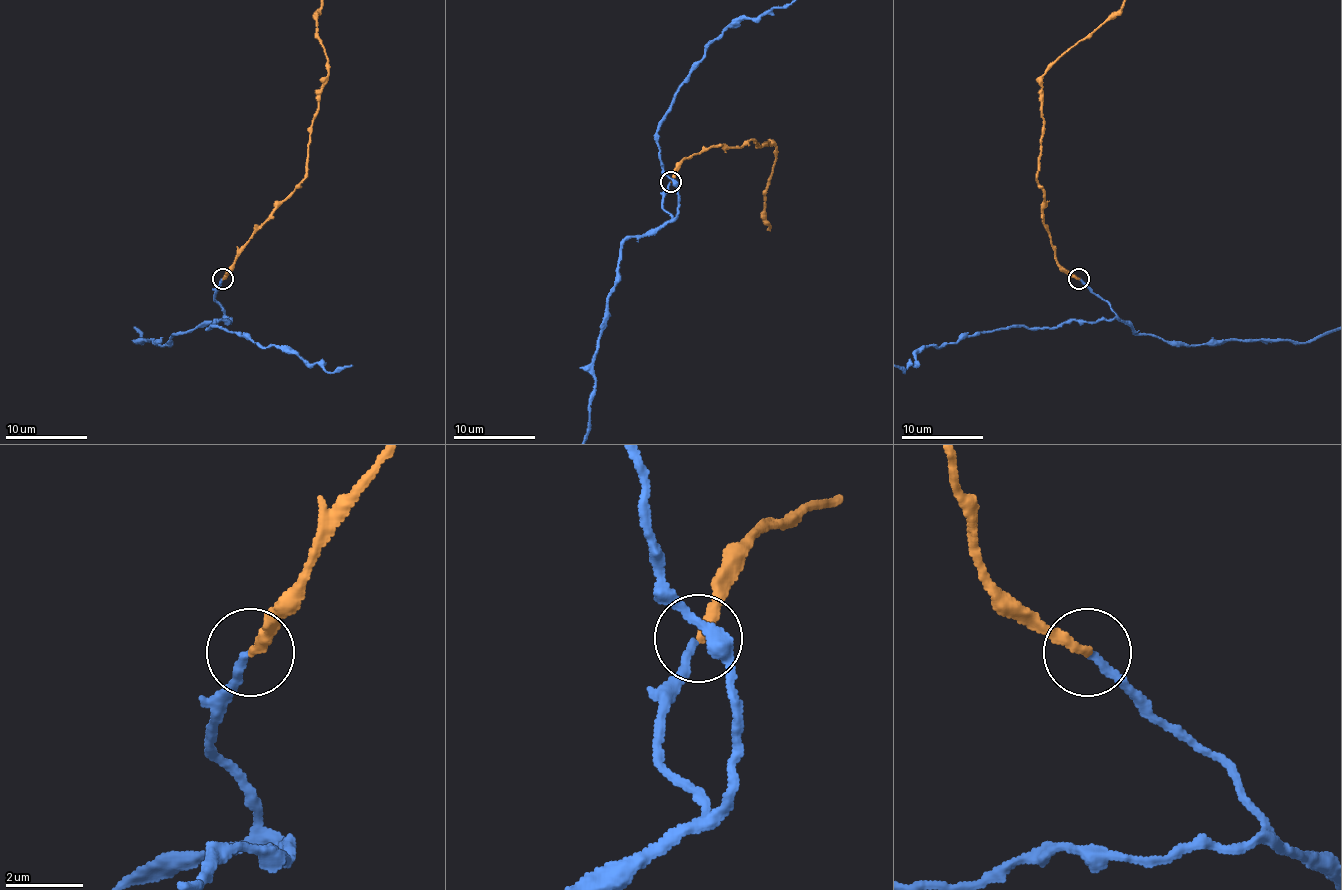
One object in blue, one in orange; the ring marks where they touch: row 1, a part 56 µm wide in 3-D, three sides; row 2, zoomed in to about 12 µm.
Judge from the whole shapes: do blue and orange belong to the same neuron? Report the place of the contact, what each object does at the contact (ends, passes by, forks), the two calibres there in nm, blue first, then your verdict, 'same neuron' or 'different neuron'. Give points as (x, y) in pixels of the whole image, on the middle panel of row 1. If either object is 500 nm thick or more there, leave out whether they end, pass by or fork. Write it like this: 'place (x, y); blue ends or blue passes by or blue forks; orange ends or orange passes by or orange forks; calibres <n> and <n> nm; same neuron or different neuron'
place (671, 182); blue ends; orange ends; calibres 200 and 280 nm; same neuron

